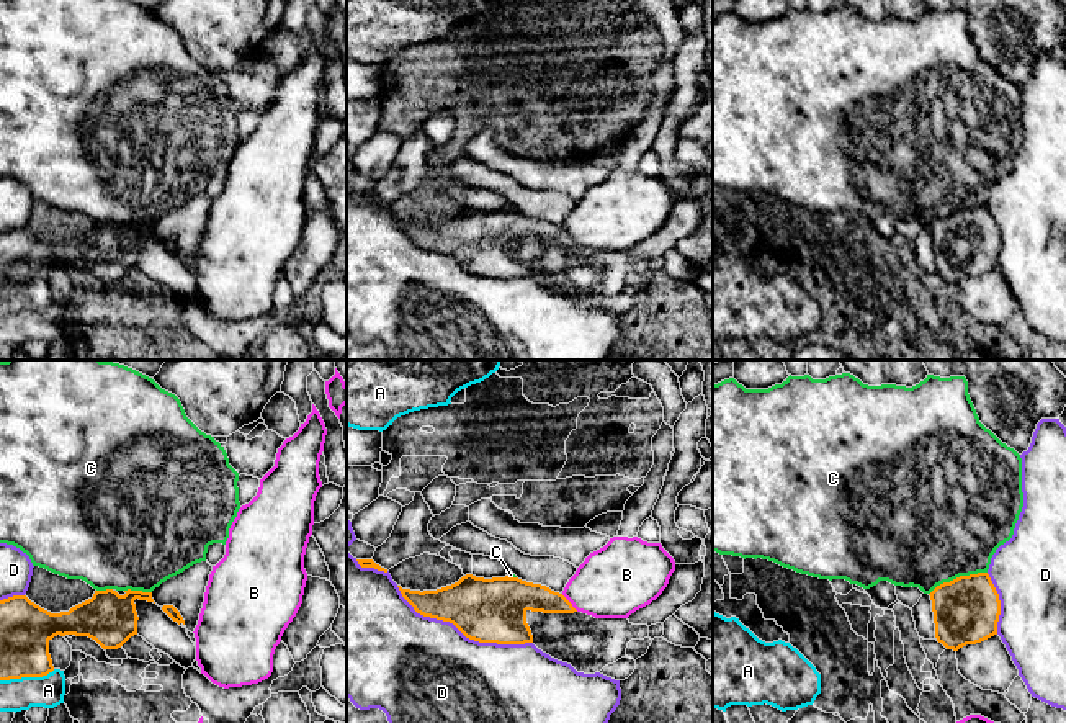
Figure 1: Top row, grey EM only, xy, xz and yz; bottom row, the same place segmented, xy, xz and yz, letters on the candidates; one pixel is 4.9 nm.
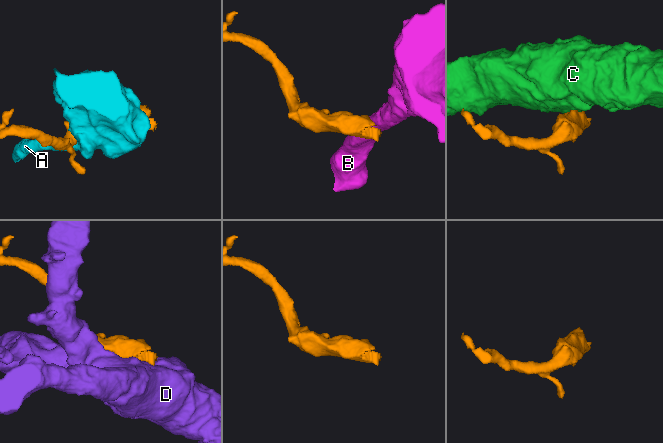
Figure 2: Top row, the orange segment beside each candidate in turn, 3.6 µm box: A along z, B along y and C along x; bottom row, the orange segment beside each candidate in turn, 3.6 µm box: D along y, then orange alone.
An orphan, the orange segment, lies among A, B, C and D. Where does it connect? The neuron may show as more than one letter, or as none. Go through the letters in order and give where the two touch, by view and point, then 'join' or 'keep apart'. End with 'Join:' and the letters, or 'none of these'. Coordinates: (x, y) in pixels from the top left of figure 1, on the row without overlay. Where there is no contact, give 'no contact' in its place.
A: contact xy (26, 309); keep apart
B: contact xz (569, 236); keep apart
C: contact yz (957, 211); keep apart
D: contact xz (461, 265); keep apart
Join: none of these

